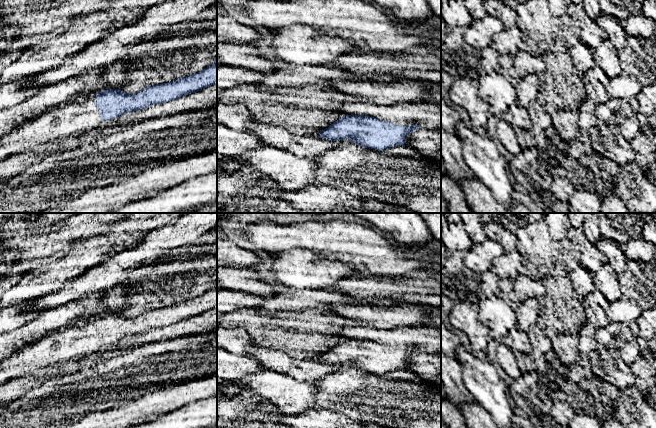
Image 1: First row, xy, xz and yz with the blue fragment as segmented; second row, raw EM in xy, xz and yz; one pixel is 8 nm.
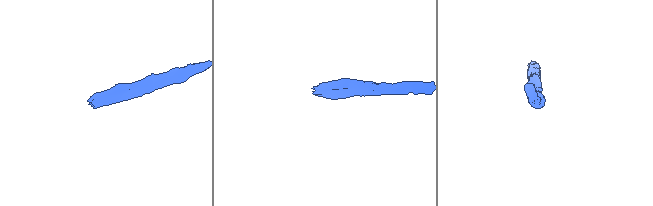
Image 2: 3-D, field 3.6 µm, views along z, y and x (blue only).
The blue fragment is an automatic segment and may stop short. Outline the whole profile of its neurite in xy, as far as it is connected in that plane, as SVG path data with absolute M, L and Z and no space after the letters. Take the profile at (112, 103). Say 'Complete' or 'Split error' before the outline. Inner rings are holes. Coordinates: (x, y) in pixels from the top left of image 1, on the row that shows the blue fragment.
Split error. M217 57L214 63L204 70L174 81L148 86L137 93L126 93L119 89L107 89L88 97L83 102L69 102L30 120L0 138L0 160L15 153L23 152L32 146L79 134L99 127L101 124L125 113L146 109L151 105L174 101L217 83Z

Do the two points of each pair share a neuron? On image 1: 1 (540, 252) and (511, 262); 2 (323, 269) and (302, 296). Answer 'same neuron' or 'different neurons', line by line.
1: different neurons
2: different neurons

